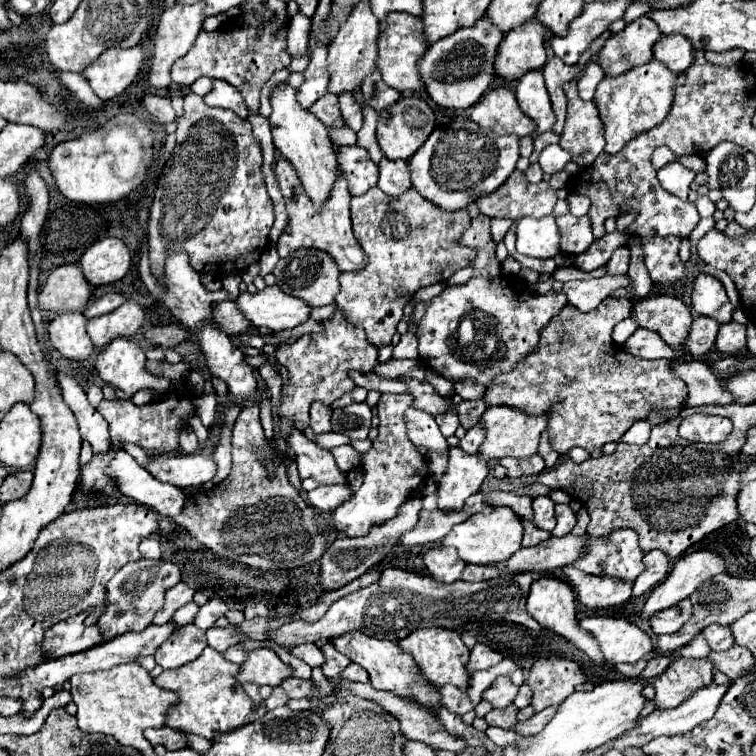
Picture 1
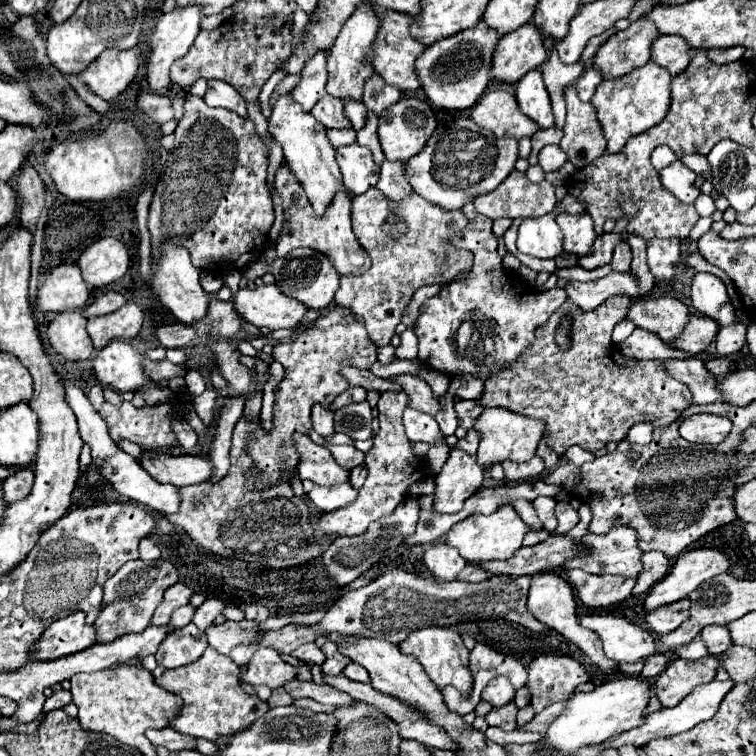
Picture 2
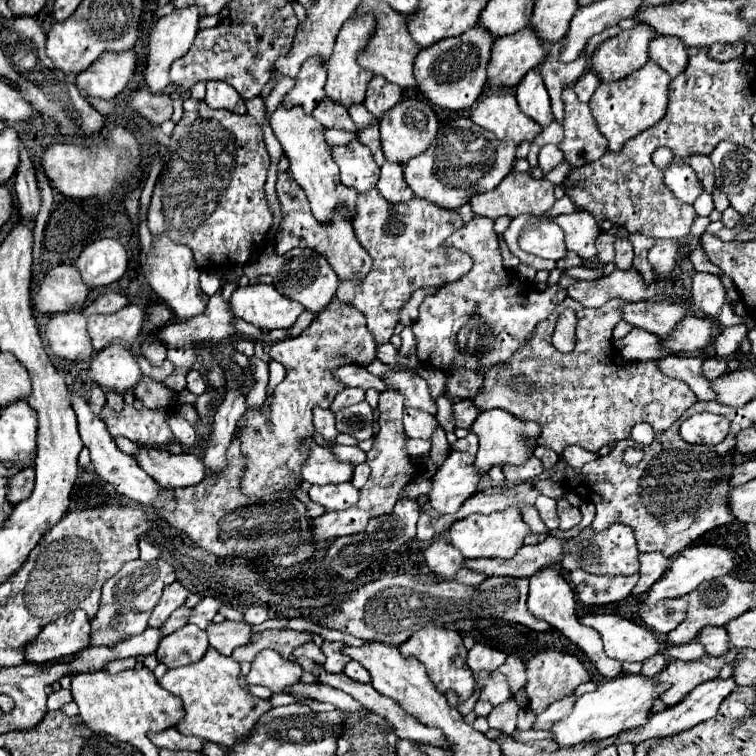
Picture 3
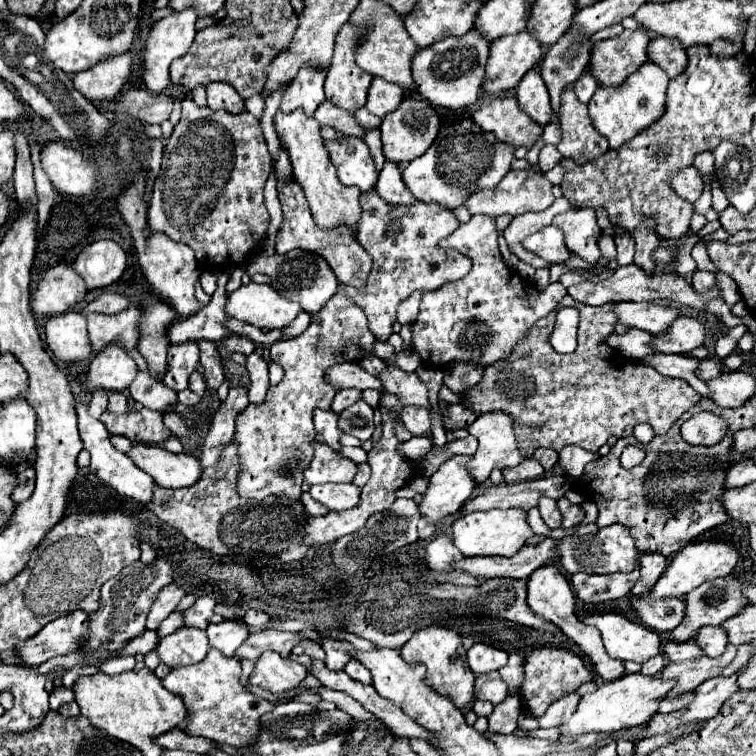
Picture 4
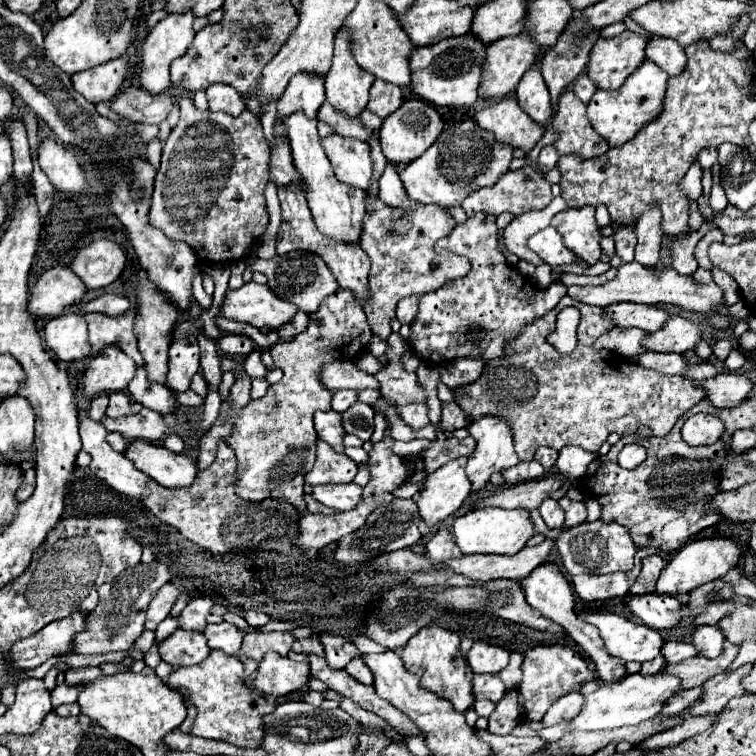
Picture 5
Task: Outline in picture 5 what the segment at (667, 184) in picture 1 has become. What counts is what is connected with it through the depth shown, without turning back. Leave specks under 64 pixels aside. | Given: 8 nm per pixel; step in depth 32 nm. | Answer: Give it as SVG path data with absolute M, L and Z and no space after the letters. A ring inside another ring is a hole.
M694 162L690 166L690 170L686 172L686 176L682 178L682 182L680 182L680 188L684 188L686 194L688 194L688 198L692 198L692 200L698 200L698 196L702 194L700 176L702 176L702 168L700 168L698 162Z

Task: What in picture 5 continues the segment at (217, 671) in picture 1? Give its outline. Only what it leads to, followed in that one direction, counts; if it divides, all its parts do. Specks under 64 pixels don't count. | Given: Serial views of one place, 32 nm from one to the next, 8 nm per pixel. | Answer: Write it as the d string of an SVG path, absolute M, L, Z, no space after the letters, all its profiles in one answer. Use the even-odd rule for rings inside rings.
M212 650L204 664L174 670L168 678L168 684L172 688L184 686L190 690L190 700L198 708L198 716L192 726L194 736L224 740L240 748L260 748L264 738L262 718L274 712L274 704L270 704L264 696L246 686L244 664L238 656L226 656L220 650Z

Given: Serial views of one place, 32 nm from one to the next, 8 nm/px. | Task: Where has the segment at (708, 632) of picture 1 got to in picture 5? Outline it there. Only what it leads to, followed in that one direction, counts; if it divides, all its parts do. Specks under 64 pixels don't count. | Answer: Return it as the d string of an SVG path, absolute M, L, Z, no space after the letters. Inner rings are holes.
M700 626L696 628L696 632L692 634L692 644L696 646L700 656L706 658L716 658L722 652L722 644L724 644L724 634L720 630L716 630L716 626Z

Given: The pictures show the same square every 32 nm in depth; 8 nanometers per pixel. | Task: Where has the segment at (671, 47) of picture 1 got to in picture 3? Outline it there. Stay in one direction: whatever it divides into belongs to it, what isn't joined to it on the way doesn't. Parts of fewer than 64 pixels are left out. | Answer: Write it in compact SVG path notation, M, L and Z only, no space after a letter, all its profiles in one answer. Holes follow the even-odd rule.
M656 36L648 48L648 54L652 62L670 74L670 78L684 72L688 64L686 48L674 36Z

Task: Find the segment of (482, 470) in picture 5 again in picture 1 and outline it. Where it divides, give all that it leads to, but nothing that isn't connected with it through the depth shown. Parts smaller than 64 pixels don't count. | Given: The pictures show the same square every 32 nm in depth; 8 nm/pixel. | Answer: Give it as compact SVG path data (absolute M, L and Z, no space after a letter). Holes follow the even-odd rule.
M490 406L482 414L478 426L484 428L484 432L486 432L486 438L484 438L484 442L480 444L480 450L478 450L478 456L482 460L492 462L492 460L502 460L506 456L522 460L522 458L530 458L530 456L536 454L540 434L546 428L546 416L528 416L528 414L524 414L516 408Z

